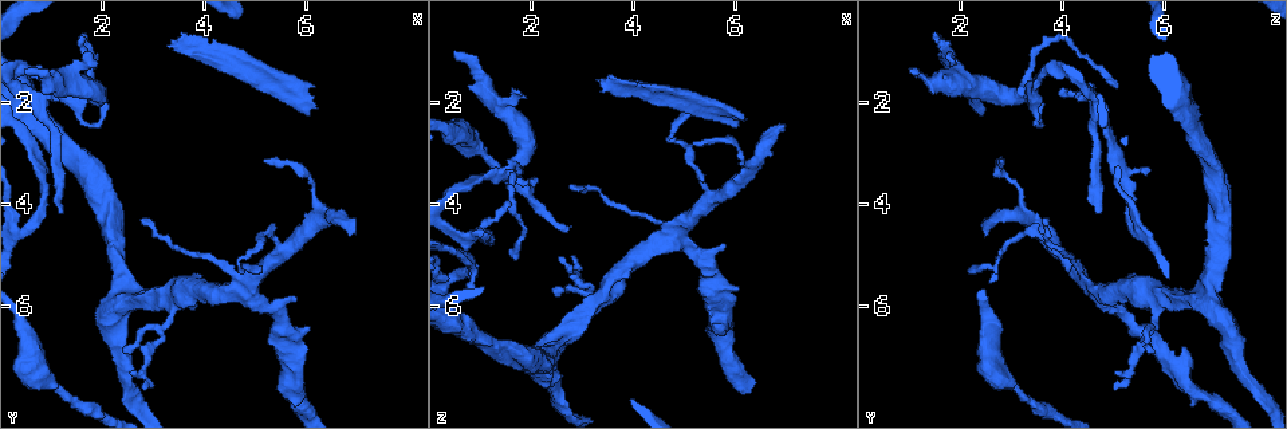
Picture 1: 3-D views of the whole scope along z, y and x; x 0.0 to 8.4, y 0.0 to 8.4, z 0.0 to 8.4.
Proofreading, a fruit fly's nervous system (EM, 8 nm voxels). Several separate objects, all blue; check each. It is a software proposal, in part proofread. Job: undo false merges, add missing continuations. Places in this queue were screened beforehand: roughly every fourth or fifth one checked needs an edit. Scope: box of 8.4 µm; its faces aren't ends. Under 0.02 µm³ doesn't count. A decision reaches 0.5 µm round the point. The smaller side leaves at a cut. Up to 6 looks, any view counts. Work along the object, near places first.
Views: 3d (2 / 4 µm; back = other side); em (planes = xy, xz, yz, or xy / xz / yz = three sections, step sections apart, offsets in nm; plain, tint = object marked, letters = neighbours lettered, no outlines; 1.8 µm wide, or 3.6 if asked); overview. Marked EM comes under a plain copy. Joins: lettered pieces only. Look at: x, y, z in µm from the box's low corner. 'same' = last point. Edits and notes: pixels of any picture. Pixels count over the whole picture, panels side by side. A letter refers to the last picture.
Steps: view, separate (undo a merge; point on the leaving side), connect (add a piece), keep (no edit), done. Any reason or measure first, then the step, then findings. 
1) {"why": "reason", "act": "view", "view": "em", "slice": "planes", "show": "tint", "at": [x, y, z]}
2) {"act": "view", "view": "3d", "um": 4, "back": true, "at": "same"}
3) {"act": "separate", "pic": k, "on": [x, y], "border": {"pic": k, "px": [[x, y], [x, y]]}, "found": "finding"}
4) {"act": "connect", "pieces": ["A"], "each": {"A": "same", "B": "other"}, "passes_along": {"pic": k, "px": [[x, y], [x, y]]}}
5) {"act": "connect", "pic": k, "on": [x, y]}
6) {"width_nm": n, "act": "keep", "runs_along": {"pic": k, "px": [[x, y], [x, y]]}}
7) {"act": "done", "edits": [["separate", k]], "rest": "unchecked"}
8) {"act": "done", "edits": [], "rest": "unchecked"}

{"why": "branch stops here", "act": "view", "view": "em", "slice": "planes", "show": "letters", "at": [3.35, 0.90, 1.55]}

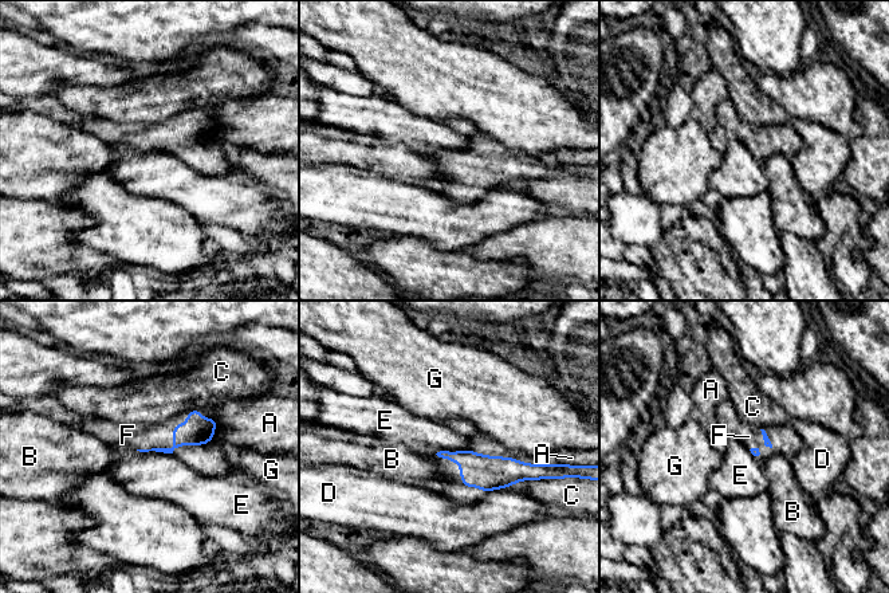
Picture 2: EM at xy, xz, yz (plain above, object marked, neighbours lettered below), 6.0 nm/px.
{"act": "connect", "pieces": ["F"], "each": {"A": "other", "B": "other", "C": "other", "D": "other", "E": "other", "F": "same", "G": "other"}, "found": "it goes on there"}

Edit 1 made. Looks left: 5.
{"why": "branch stops here", "act": "view", "view": "em", "um": 3.6, "slice": "planes", "show": "letters", "at": [6.15, 2.20, 2.35]}

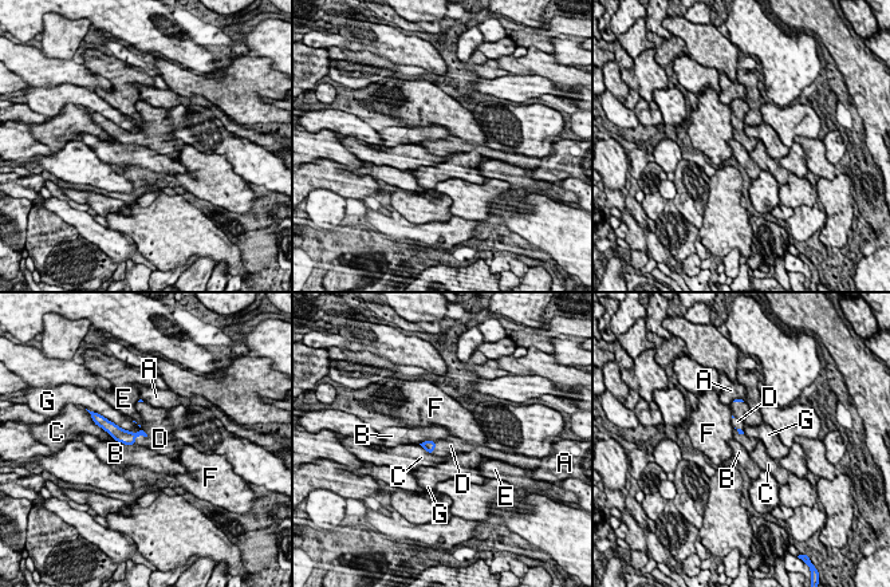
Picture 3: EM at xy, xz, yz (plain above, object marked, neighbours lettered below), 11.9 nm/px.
{"act": "connect", "pieces": ["D"], "each": {"A": "other", "B": "other", "C": "other", "D": "same", "E": "other", "F": "other", "G": "other"}, "passes_along": {"pic": 3, "px": [[126, 437], [144, 436], [154, 422]]}, "found": "the neuron continues"}

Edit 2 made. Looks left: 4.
{"why": "see it whole again", "act": "view", "view": "overview"}

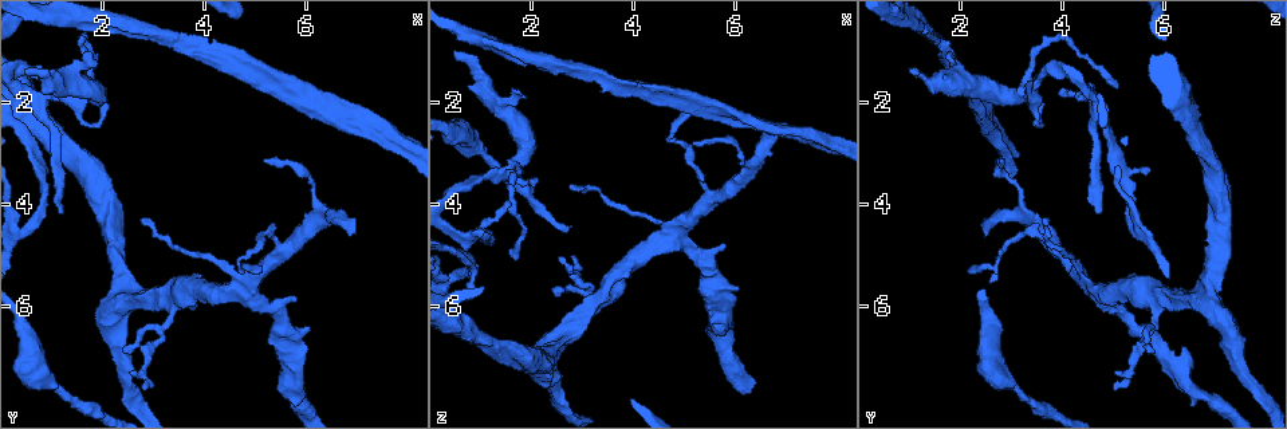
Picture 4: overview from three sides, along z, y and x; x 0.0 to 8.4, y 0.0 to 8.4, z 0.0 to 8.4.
{"why": "an open end", "act": "view", "view": "3d", "um": 4, "at": [6.95, 4.35, 2.45]}

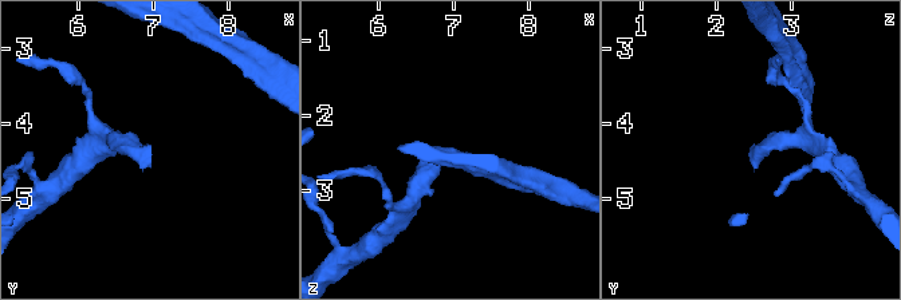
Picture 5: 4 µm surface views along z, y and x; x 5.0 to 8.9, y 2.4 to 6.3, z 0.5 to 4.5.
{"why": "now the EM", "act": "view", "view": "em", "slice": "xy", "step": 16, "show": "letters", "at": [7.00, 4.25, 2.45]}

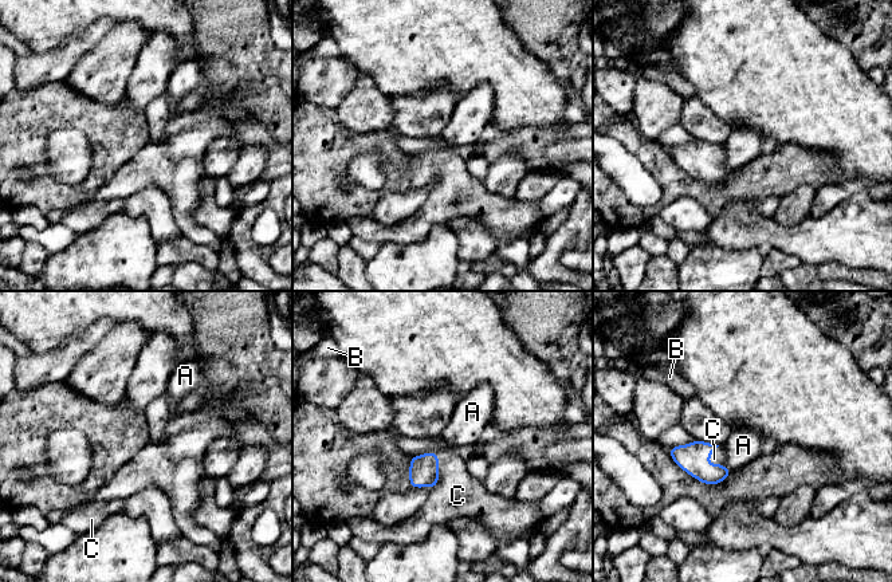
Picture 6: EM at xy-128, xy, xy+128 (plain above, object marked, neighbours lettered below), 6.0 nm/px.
{"act": "view", "view": "em", "slice": "planes", "show": "letters", "at": "same"}

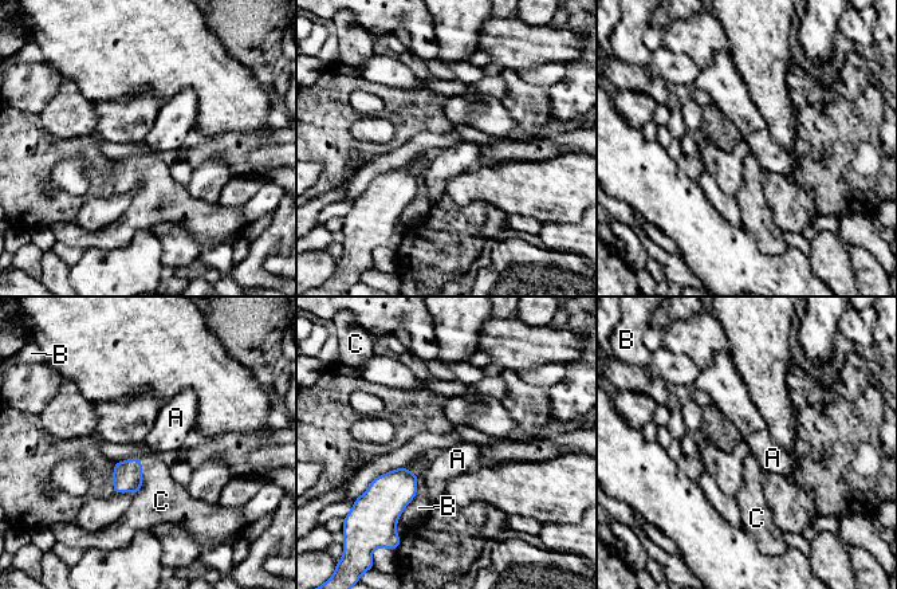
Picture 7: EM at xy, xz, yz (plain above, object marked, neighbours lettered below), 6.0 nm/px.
{"act": "connect", "pieces": ["C"], "each": {"A": "other", "B": "other", "C": "same"}, "passes_along": {"pic": 7, "px": [[128, 475], [141, 476], [161, 501]]}, "found": "it goes on there"}

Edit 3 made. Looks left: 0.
{"act": "done", "edits": [["connect", 2], ["connect", 3], ["connect", 7]], "rest": "unchecked"}

